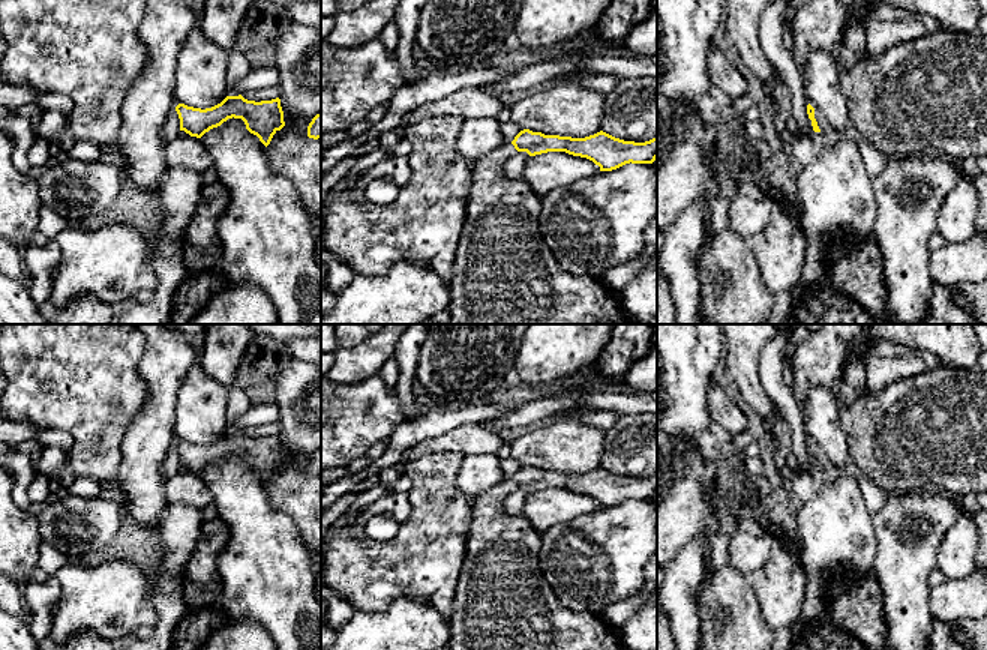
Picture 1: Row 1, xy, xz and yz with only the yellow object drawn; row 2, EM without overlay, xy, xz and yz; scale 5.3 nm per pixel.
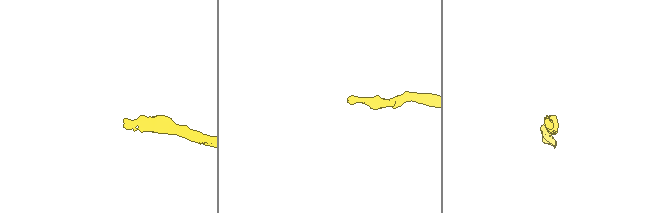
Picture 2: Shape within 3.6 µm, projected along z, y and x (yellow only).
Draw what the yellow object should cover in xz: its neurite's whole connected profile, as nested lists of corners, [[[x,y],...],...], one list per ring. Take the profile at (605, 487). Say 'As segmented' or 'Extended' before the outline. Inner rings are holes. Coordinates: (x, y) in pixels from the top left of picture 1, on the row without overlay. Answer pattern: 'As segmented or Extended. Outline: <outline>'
Extended. Outline: [[[524,465],[512,479],[476,495],[448,621],[448,650],[626,650],[615,626],[604,623],[597,614],[574,612],[558,600],[540,567],[542,533],[522,515],[512,516],[504,510],[504,500],[516,488],[526,488],[530,492],[566,488],[592,497],[600,507],[612,507],[630,498],[652,500],[657,495],[657,473],[634,479],[603,467],[572,474]]]

